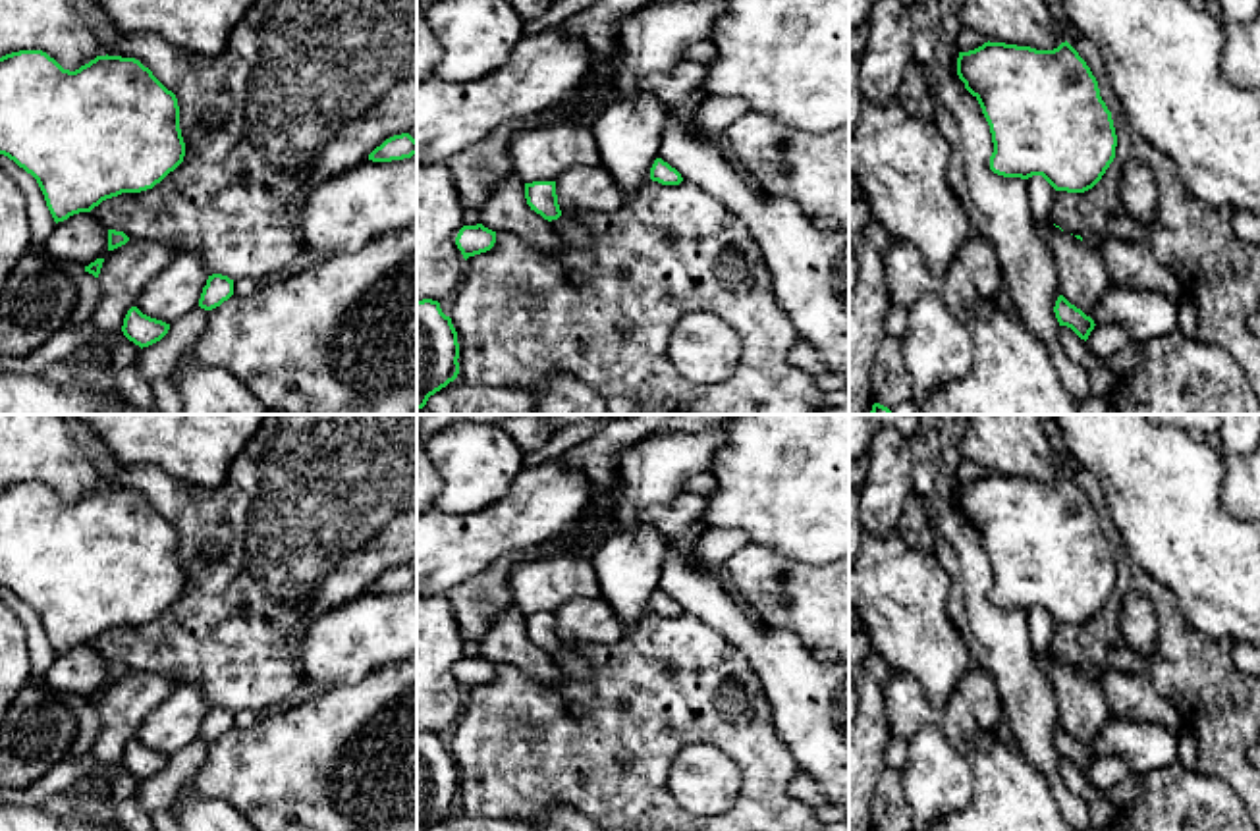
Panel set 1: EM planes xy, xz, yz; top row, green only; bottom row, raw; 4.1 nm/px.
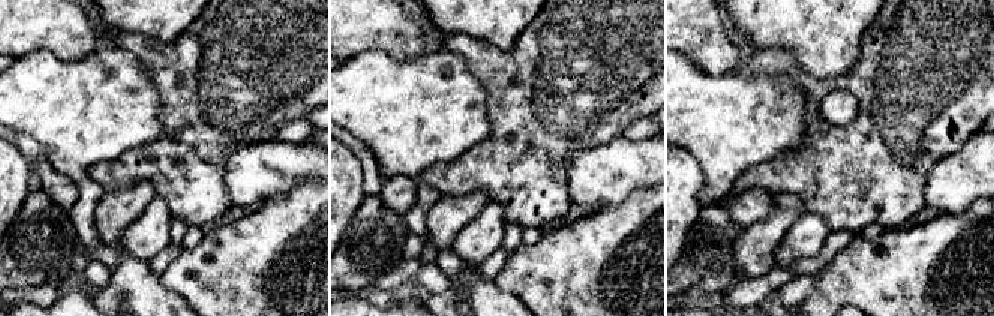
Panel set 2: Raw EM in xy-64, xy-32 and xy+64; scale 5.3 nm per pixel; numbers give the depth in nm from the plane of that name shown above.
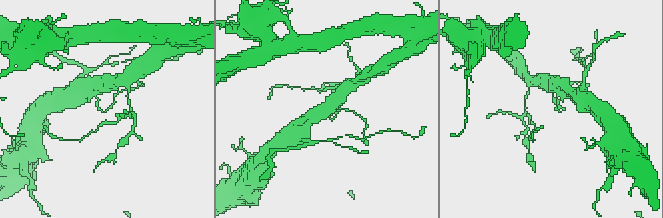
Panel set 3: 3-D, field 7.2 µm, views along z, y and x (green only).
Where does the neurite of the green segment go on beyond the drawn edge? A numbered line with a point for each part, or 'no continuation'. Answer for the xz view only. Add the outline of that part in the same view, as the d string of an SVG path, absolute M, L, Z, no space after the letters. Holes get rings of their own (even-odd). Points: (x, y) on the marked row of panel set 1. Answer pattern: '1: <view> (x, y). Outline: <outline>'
1: xz (572, 234). Outline: M563 214L558 220L552 220L550 224L554 226L554 229L558 231L565 245L569 247L592 245L589 231L583 226L567 220Z

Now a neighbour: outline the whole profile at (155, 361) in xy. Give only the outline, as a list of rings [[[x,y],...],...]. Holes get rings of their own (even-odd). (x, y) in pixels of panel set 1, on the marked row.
[[[197,307],[172,322],[160,341],[141,349],[137,362],[147,384],[172,374],[176,361],[201,337],[206,318],[208,310]]]

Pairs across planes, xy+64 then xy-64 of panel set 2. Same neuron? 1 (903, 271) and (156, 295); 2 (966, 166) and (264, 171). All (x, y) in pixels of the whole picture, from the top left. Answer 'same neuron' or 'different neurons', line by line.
1: different neurons
2: same neuron

